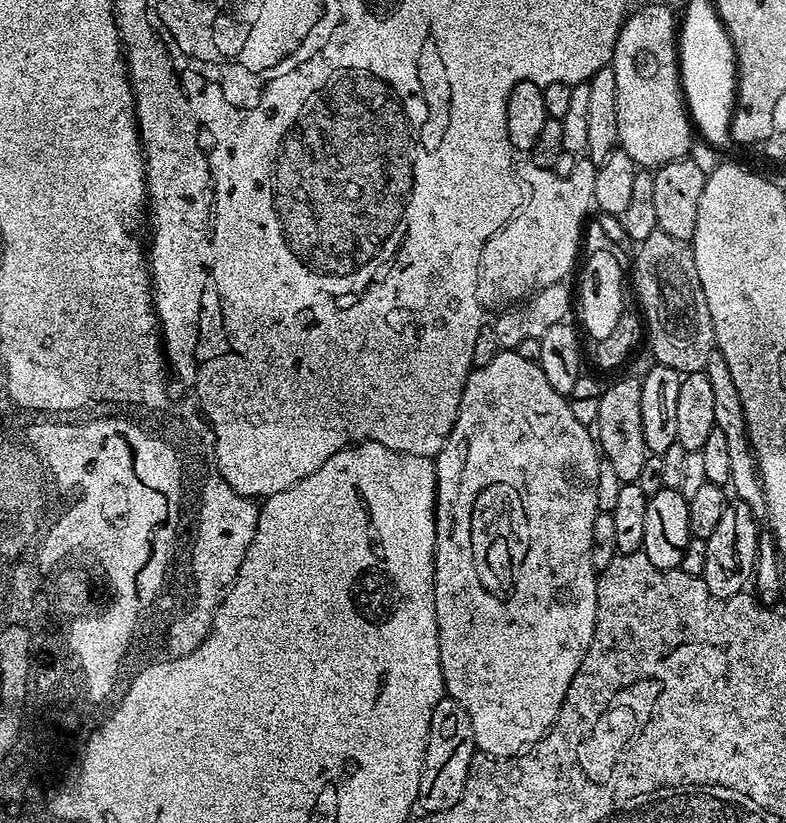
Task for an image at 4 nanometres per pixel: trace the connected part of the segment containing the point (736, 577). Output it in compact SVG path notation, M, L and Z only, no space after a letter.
M735 498L729 499L726 510L722 510L718 527L706 540L706 566L702 577L706 590L714 598L725 600L737 596L739 592L749 587L762 543L760 532L756 529L756 520L758 520L757 513L752 512L750 506L746 506L746 502Z

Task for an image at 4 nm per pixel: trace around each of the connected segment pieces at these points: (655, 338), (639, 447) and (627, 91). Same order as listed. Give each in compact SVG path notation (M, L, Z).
M657 230L650 238L639 241L637 248L640 249L636 252L636 296L640 299L638 308L646 325L646 344L652 347L653 361L681 374L705 371L710 354L716 348L716 335L691 247L685 241Z
M632 376L616 380L600 393L598 416L594 425L594 436L606 464L613 468L621 482L635 482L642 474L642 466L648 457L646 438L642 434L642 390L641 381Z
M664 4L641 7L624 21L610 67L617 82L619 147L641 169L656 170L689 155L694 128L681 89L678 20Z

